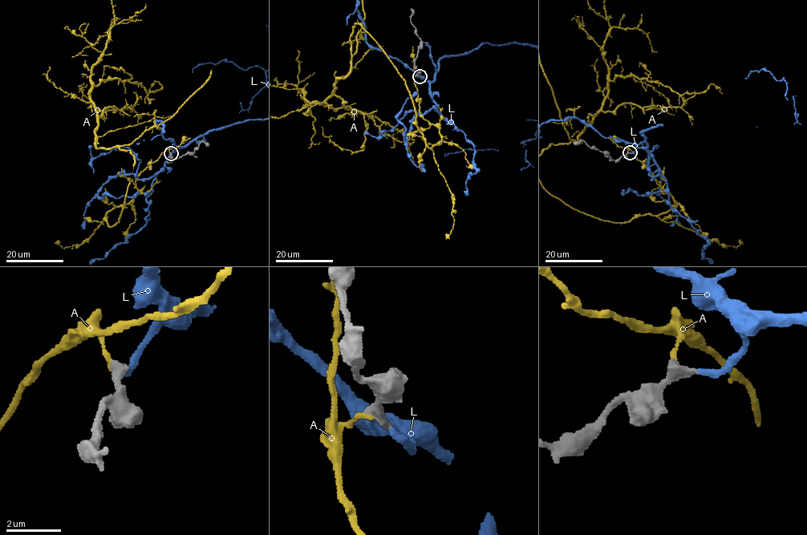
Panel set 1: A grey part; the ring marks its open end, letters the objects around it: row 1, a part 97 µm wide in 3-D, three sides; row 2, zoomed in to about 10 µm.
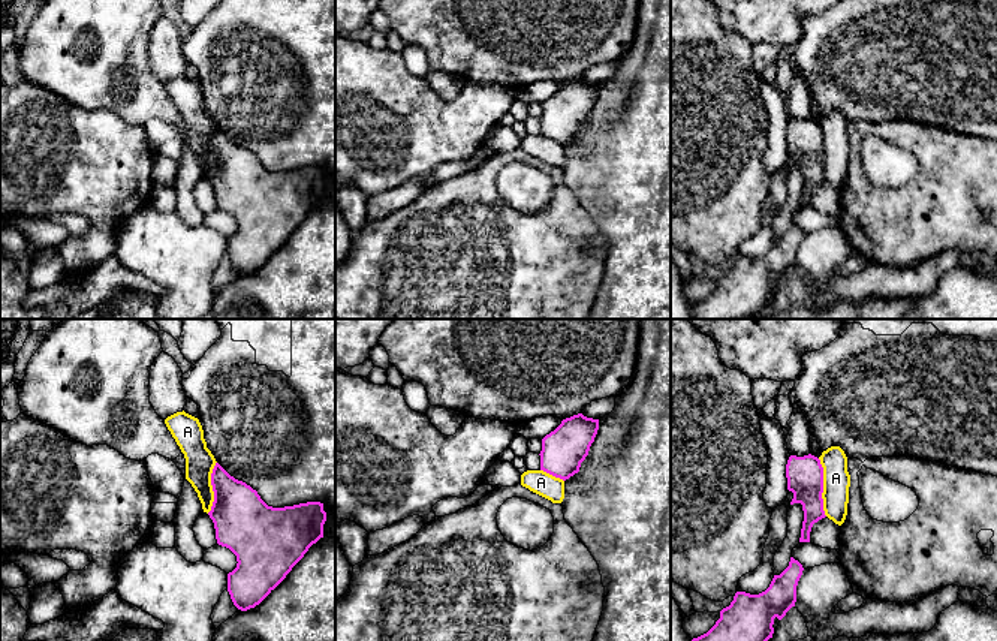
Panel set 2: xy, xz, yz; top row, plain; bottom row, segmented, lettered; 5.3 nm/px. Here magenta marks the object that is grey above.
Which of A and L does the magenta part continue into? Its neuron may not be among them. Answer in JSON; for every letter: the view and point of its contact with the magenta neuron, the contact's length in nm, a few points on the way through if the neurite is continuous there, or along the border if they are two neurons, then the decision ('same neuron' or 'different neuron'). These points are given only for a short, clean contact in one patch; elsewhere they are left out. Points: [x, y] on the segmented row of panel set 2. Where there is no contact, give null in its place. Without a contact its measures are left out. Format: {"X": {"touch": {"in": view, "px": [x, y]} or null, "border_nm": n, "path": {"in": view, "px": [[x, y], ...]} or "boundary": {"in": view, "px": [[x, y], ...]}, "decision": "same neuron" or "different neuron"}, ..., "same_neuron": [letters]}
{"A": {"touch": {"in": "yz", "px": [822, 487]}, "border_nm": 320, "boundary": {"in": "yz", "px": [[818, 459], [822, 468], [822, 509], [827, 515]]}, "decision": "different neuron"}, "L": {"touch": null, "decision": "same neuron"}, "same_neuron": ["L"]}

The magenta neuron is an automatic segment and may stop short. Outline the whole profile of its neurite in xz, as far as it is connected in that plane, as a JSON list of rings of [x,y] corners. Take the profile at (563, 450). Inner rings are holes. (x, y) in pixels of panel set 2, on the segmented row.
[[[582,413],[561,421],[561,424],[542,439],[540,470],[569,479],[579,472],[599,430],[599,419]]]

